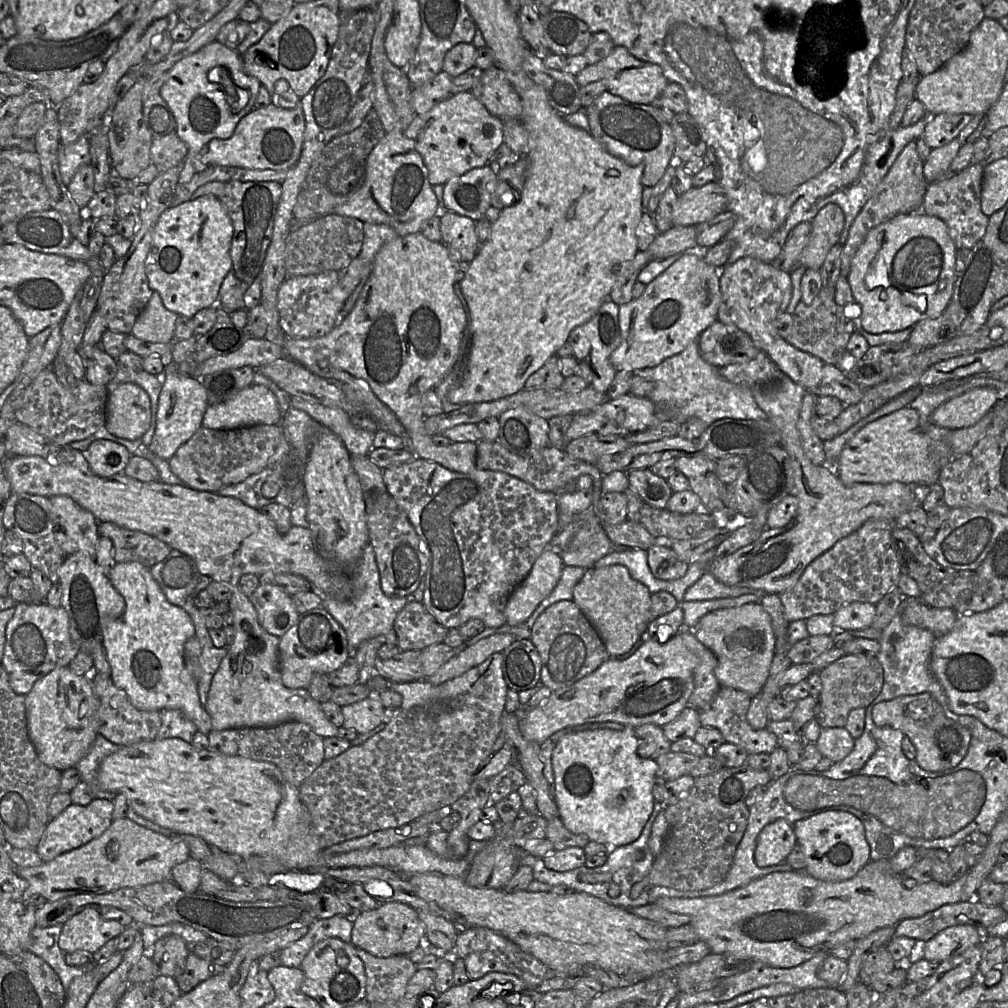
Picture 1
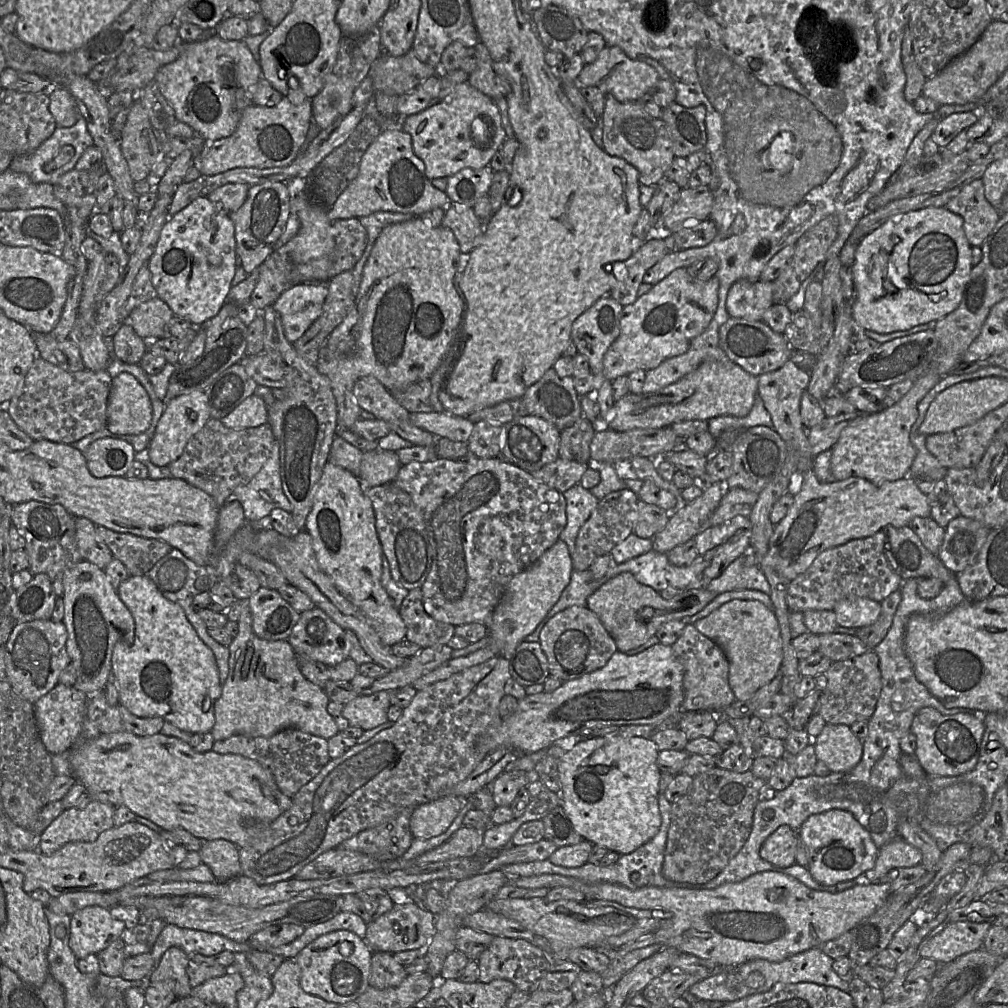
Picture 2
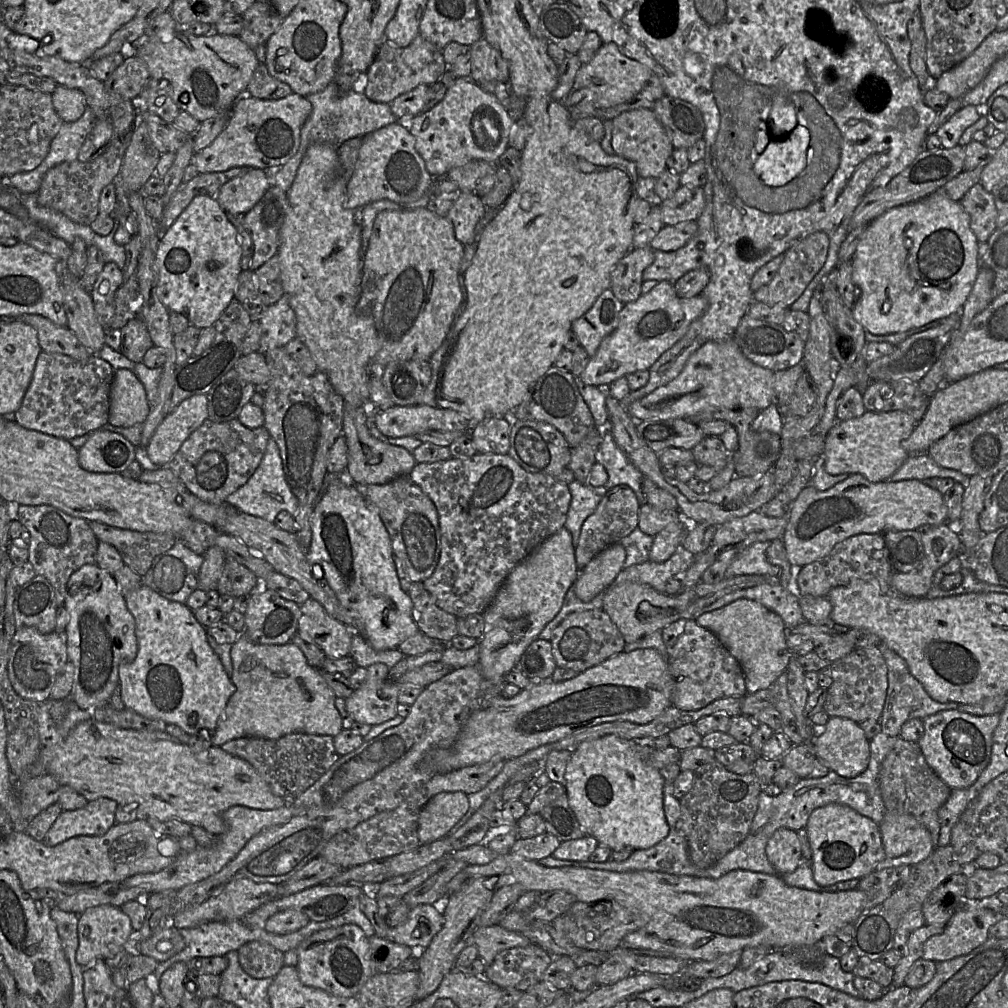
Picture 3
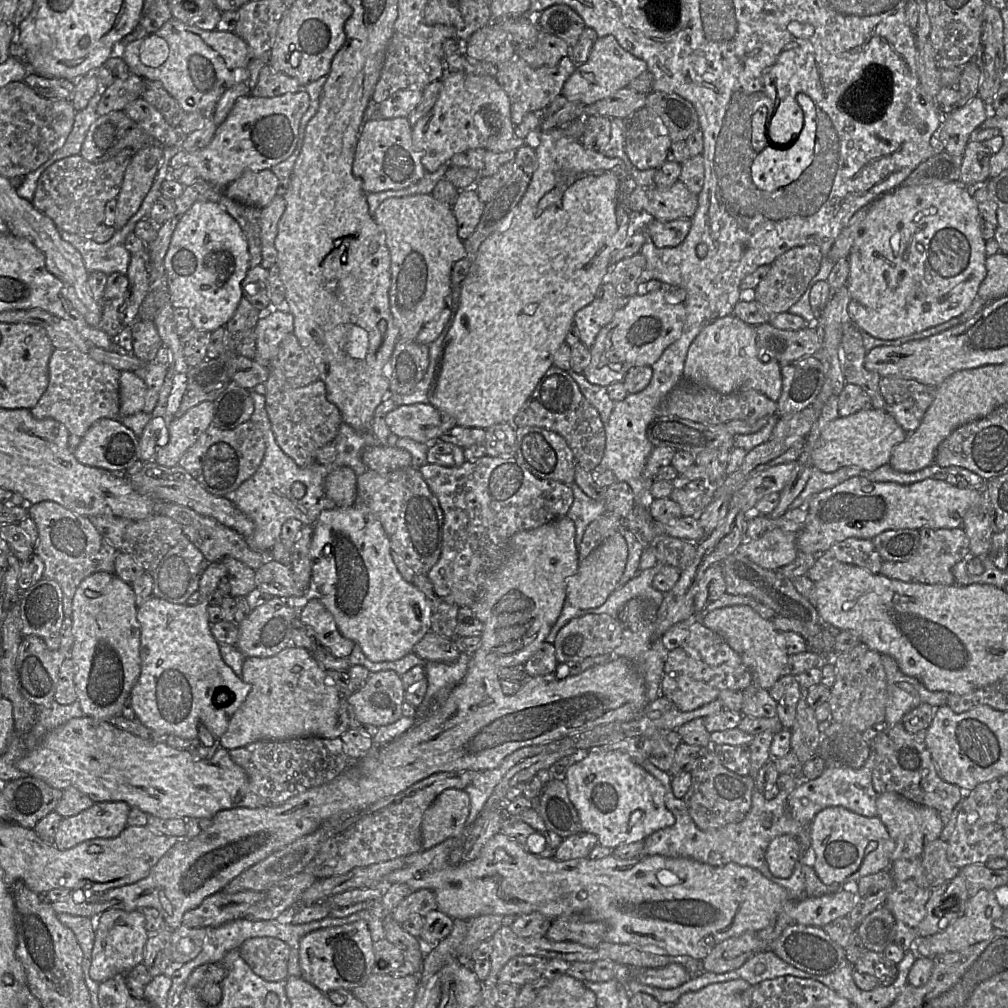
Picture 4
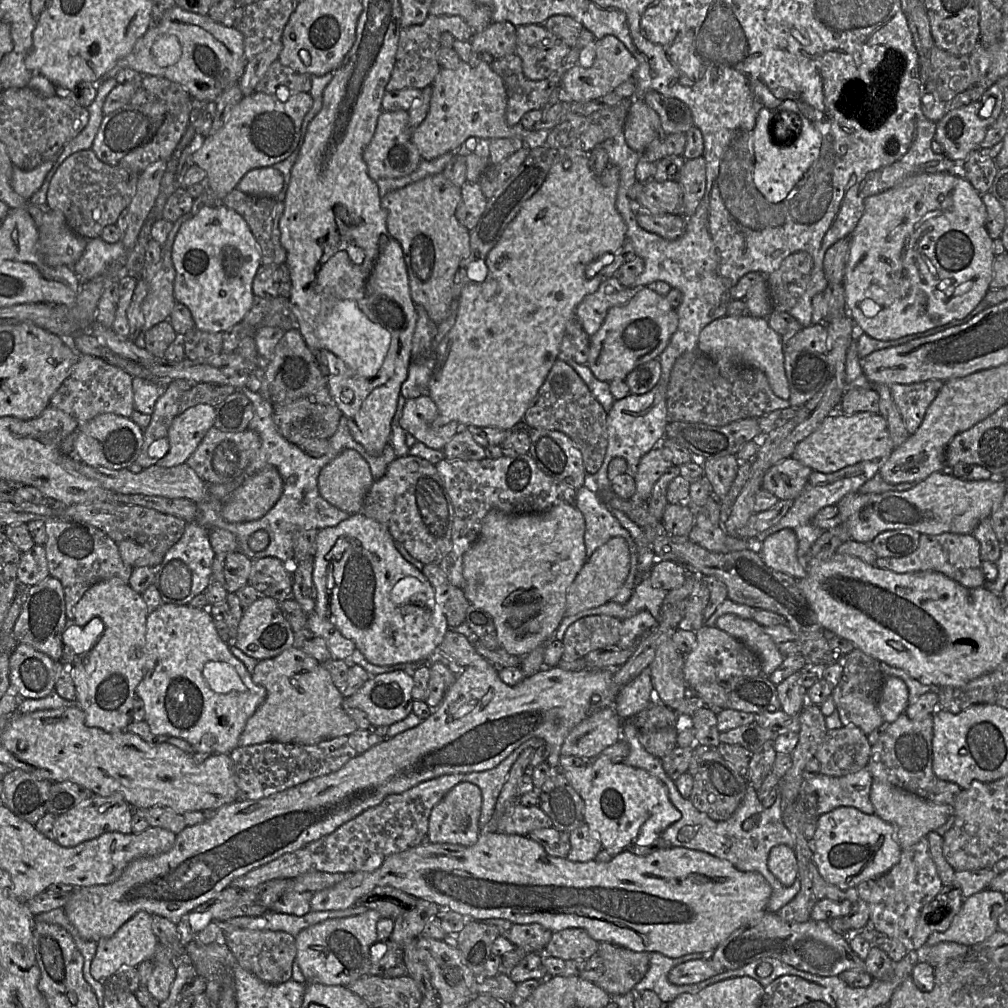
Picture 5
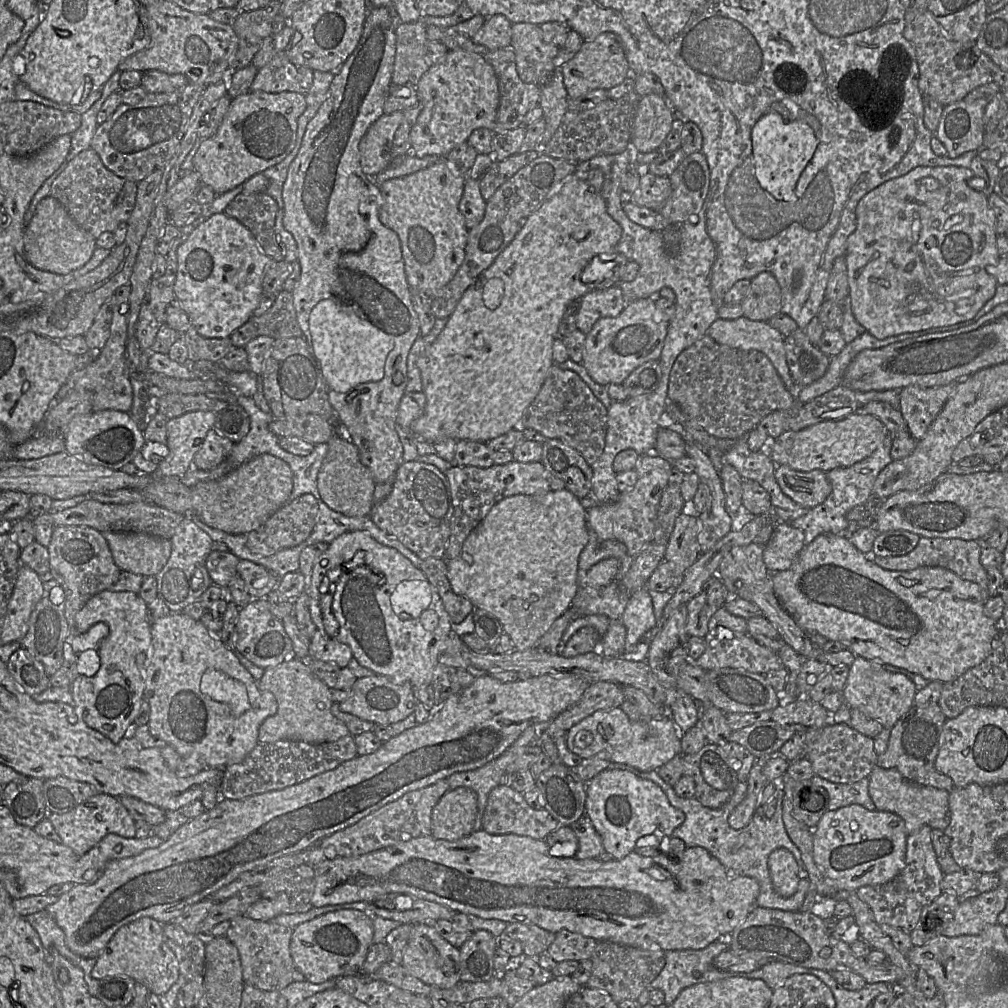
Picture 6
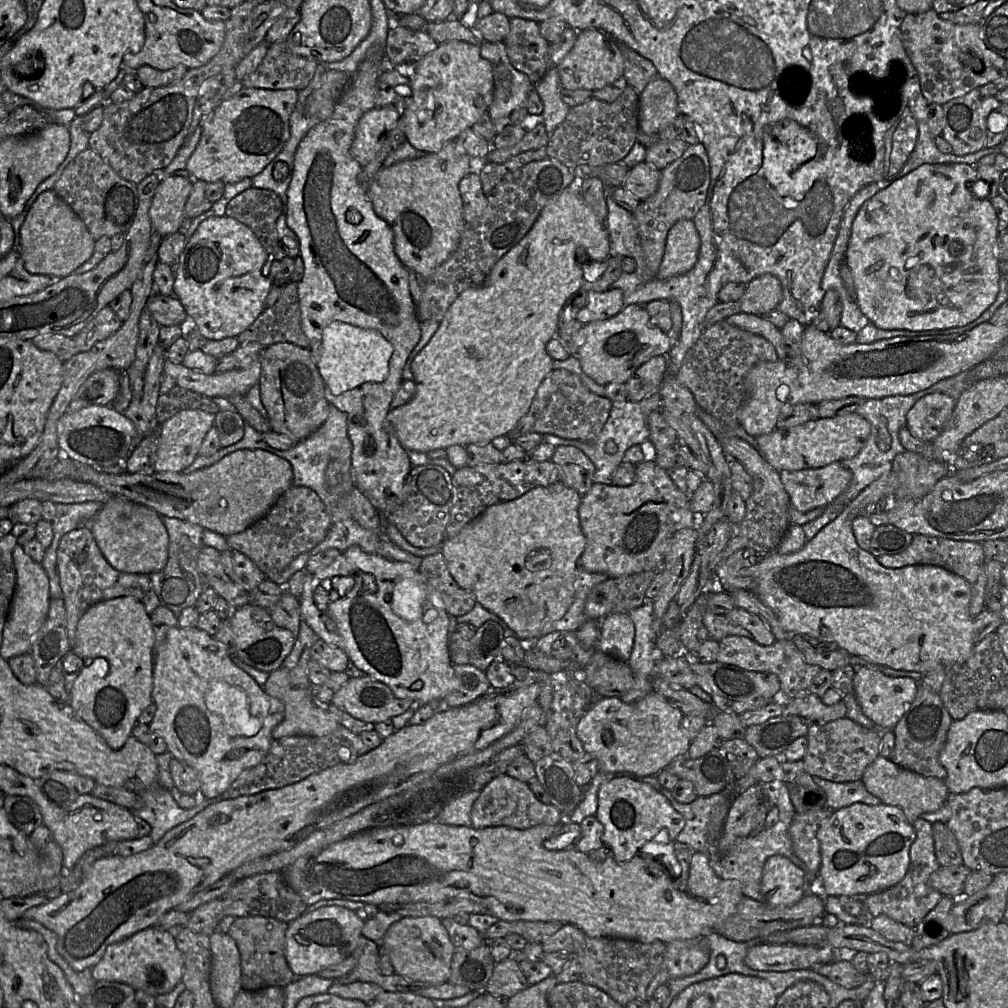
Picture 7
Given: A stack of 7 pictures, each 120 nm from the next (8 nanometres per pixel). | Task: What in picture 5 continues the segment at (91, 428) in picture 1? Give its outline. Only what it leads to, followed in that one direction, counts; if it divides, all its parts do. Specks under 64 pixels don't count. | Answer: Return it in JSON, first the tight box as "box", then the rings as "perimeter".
{"box":[49,355,134,426],"perimeter":[[[80,355],[52,396],[49,405],[74,417],[79,426],[103,413],[114,413],[129,418],[134,411],[132,378],[123,369],[108,364],[101,358]]]}

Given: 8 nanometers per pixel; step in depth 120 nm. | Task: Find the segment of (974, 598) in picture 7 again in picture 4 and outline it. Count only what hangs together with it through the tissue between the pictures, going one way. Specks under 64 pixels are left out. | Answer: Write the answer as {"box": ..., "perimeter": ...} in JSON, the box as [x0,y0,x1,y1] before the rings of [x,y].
{"box":[880,527,970,585],"perimeter":[[[962,527],[950,529],[922,528],[919,533],[920,544],[914,556],[905,562],[884,561],[880,574],[889,579],[906,583],[954,585],[953,566],[970,556],[969,538],[964,529]]]}

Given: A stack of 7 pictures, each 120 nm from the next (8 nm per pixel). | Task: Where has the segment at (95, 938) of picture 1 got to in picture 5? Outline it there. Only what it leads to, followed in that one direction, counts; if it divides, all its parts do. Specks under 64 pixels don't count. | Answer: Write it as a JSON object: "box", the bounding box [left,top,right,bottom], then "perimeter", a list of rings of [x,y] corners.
{"box":[90,911,159,981],"perimeter":[[[139,911],[111,937],[97,941],[96,954],[90,967],[92,977],[97,981],[104,981],[121,969],[137,967],[142,961],[153,958],[159,941],[152,931],[151,924],[152,915]]]}

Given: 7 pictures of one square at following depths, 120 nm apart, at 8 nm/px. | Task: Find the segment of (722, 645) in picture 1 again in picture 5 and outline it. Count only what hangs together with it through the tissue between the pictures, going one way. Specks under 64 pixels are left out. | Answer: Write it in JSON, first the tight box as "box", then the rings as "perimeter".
{"box":[715,614,785,677],"perimeter":[[[724,614],[720,616],[715,627],[727,632],[731,636],[743,642],[759,658],[763,675],[769,677],[783,662],[785,656],[779,651],[772,638],[763,630],[763,626],[753,619],[743,619],[735,614]]]}

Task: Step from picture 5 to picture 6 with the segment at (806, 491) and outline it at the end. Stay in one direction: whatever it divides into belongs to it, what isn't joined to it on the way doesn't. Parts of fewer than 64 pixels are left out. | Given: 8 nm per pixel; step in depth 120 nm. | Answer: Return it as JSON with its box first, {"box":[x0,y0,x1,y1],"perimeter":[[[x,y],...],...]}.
{"box":[786,433,892,545],"perimeter":[[[889,433],[870,456],[852,466],[834,468],[826,472],[827,478],[832,486],[830,495],[823,503],[809,509],[807,514],[791,522],[786,522],[792,527],[803,531],[805,545],[810,544],[818,535],[823,533],[846,536],[846,529],[849,525],[847,513],[855,506],[863,505],[870,499],[878,474],[892,461],[890,455],[891,446],[892,436]]]}

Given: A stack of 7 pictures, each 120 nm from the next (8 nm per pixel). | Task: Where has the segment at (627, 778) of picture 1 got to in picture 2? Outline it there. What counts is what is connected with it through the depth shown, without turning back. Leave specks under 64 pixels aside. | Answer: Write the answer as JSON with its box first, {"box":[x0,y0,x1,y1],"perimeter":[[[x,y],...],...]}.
{"box":[559,731,661,855],"perimeter":[[[583,731],[580,736],[560,739],[573,747],[559,761],[562,806],[574,829],[594,845],[620,855],[629,854],[659,832],[658,803],[661,771],[657,766],[657,744],[641,736]]]}

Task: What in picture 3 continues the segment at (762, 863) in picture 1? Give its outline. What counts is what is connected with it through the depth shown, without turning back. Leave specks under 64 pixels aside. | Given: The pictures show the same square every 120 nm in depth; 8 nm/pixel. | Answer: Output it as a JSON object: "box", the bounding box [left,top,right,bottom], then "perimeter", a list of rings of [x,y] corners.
{"box":[765,827,804,874],"perimeter":[[[785,827],[774,832],[765,851],[769,862],[780,874],[794,872],[804,860],[798,833]]]}

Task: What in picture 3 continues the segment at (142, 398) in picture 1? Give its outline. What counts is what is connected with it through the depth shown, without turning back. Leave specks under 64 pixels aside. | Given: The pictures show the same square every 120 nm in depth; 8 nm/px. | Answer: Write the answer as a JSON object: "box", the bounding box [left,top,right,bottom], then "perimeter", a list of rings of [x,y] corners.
{"box":[108,370,150,427],"perimeter":[[[130,370],[115,371],[110,390],[110,411],[108,424],[130,427],[144,423],[150,413],[144,385]]]}

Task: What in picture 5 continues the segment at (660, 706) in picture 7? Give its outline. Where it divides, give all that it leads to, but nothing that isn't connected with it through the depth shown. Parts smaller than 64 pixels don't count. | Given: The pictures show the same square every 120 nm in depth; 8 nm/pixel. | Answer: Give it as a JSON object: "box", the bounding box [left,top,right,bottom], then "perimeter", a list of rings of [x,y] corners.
{"box":[561,707,623,759],"perimeter":[[[614,707],[598,710],[578,724],[566,737],[561,754],[564,756],[579,756],[594,759],[607,747],[622,739],[623,720],[618,716]]]}

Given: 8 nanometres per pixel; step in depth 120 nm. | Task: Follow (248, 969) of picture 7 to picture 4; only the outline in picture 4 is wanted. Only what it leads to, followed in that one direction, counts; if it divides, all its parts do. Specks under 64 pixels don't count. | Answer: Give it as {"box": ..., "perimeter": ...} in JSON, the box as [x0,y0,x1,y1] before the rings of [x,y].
{"box":[237,937,290,981],"perimeter":[[[253,937],[237,949],[242,959],[259,977],[267,981],[285,981],[290,946],[274,937]]]}

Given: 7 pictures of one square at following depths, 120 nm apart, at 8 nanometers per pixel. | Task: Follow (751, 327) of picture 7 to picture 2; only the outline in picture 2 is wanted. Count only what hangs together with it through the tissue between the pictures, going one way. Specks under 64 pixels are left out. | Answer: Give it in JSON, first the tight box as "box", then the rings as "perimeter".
{"box":[606,360,758,432],"perimeter":[[[708,360],[694,371],[658,391],[627,393],[606,415],[607,429],[624,432],[635,428],[662,428],[687,420],[709,420],[717,416],[744,417],[753,407],[758,391],[758,377],[736,363]]]}

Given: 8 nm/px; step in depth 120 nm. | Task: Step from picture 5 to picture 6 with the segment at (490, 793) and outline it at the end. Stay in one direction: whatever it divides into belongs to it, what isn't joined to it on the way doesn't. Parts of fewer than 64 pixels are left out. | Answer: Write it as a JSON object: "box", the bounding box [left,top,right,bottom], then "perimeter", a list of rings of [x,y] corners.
{"box":[447,725,536,831],"perimeter":[[[536,725],[529,726],[501,756],[484,766],[463,772],[456,772],[447,778],[450,790],[468,787],[478,796],[478,812],[474,831],[483,829],[483,815],[490,792],[498,785],[507,783],[507,768],[520,754],[520,748],[534,741]]]}

